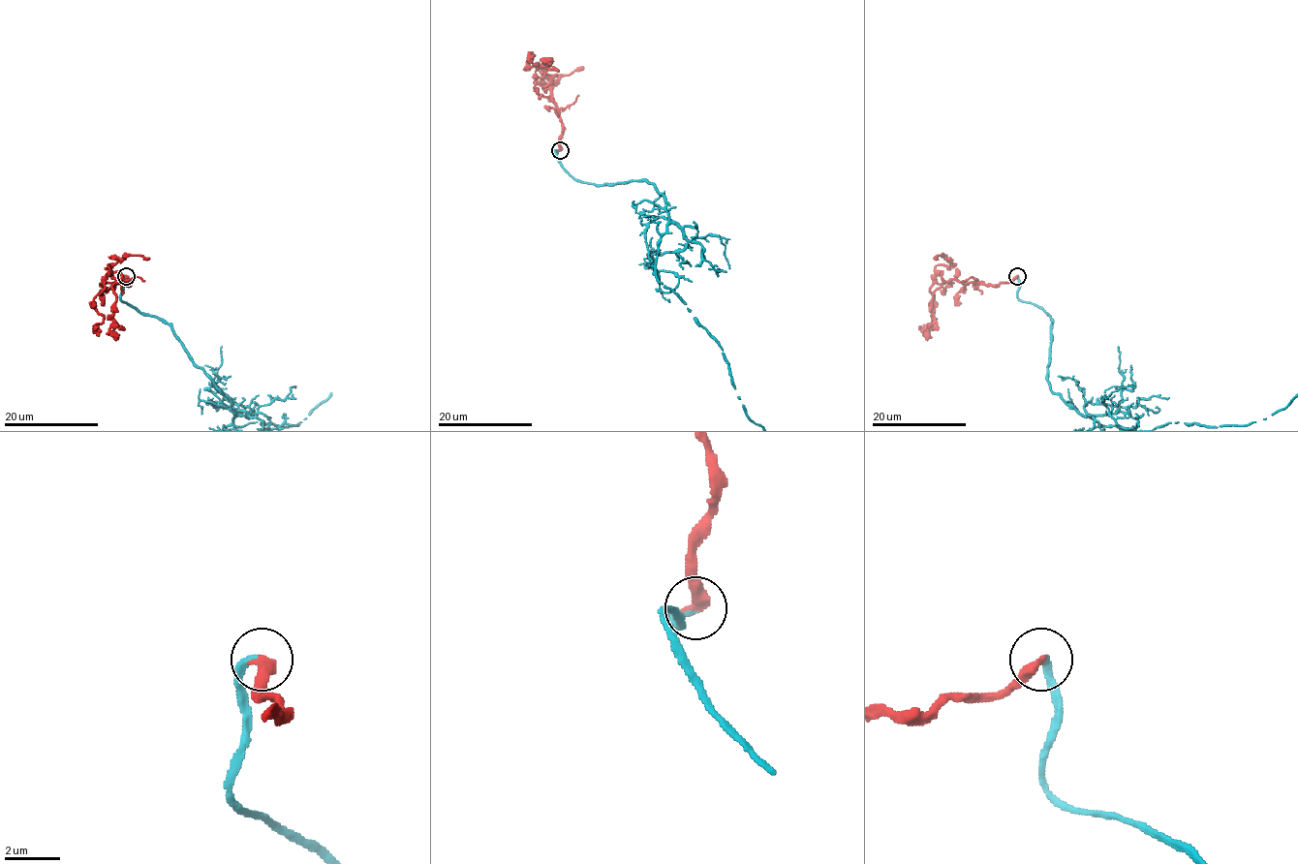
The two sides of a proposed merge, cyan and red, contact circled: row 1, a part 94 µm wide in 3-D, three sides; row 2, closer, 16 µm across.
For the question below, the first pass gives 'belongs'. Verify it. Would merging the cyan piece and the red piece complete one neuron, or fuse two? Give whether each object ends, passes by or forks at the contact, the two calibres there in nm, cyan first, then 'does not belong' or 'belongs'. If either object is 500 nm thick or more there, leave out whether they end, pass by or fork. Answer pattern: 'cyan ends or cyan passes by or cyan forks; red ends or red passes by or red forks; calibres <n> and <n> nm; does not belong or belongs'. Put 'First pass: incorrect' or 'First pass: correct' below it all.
cyan ends; red ends; calibres 220 and 440 nm; belongs
First pass: correct

